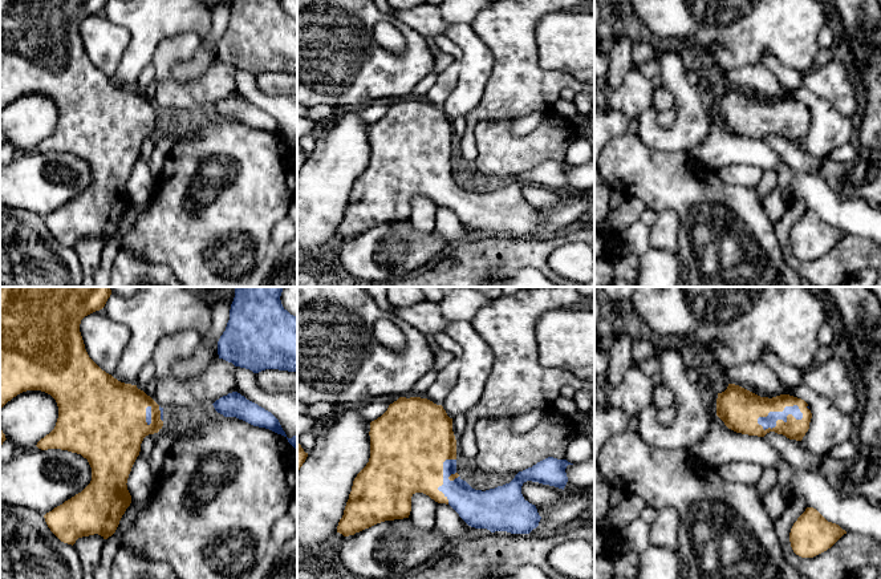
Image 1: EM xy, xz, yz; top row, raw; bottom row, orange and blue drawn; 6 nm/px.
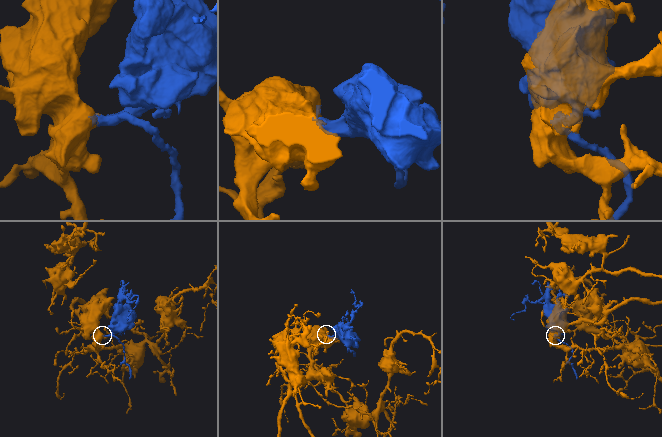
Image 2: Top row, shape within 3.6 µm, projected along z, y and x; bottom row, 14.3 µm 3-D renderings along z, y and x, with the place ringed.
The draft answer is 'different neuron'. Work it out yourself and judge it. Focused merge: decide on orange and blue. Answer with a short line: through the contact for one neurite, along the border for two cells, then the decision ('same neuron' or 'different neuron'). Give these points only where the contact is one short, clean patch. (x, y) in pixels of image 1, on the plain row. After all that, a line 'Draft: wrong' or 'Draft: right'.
line yz (739, 112), (779, 113), (770, 124); same neuron
Draft: wrong

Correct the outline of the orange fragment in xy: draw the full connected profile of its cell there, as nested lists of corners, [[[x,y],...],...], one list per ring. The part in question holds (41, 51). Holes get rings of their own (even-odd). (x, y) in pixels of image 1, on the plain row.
[[[0,0],[0,113],[17,97],[27,93],[41,93],[50,97],[58,109],[58,121],[54,131],[37,145],[37,150],[41,153],[61,151],[72,155],[81,157],[88,162],[92,170],[90,186],[78,197],[65,203],[62,207],[54,210],[52,214],[44,218],[45,224],[50,234],[64,246],[74,247],[78,240],[98,236],[103,242],[111,239],[125,216],[126,211],[131,206],[131,198],[127,193],[127,181],[131,170],[139,158],[141,146],[149,137],[158,135],[163,129],[163,110],[161,110],[150,98],[138,92],[137,88],[125,86],[114,81],[111,77],[102,73],[88,57],[85,46],[80,35],[81,23],[105,9],[109,0]]]

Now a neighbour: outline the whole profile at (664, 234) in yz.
[[[674,210],[659,211],[654,224],[650,227],[650,247],[678,255],[678,228],[679,216]]]

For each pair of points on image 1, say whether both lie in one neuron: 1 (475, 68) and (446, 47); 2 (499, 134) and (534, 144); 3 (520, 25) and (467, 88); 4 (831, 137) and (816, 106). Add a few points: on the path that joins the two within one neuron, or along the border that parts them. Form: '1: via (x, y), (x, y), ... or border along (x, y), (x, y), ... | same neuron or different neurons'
1: border along (445, 35), (462, 51), (461, 75), (454, 89) | different neurons
2: via (507, 142), (526, 144) | same neuron
3: border along (475, 31), (492, 56), (492, 71), (484, 88) | different neurons
4: via (828, 129), (823, 114) | same neuron

